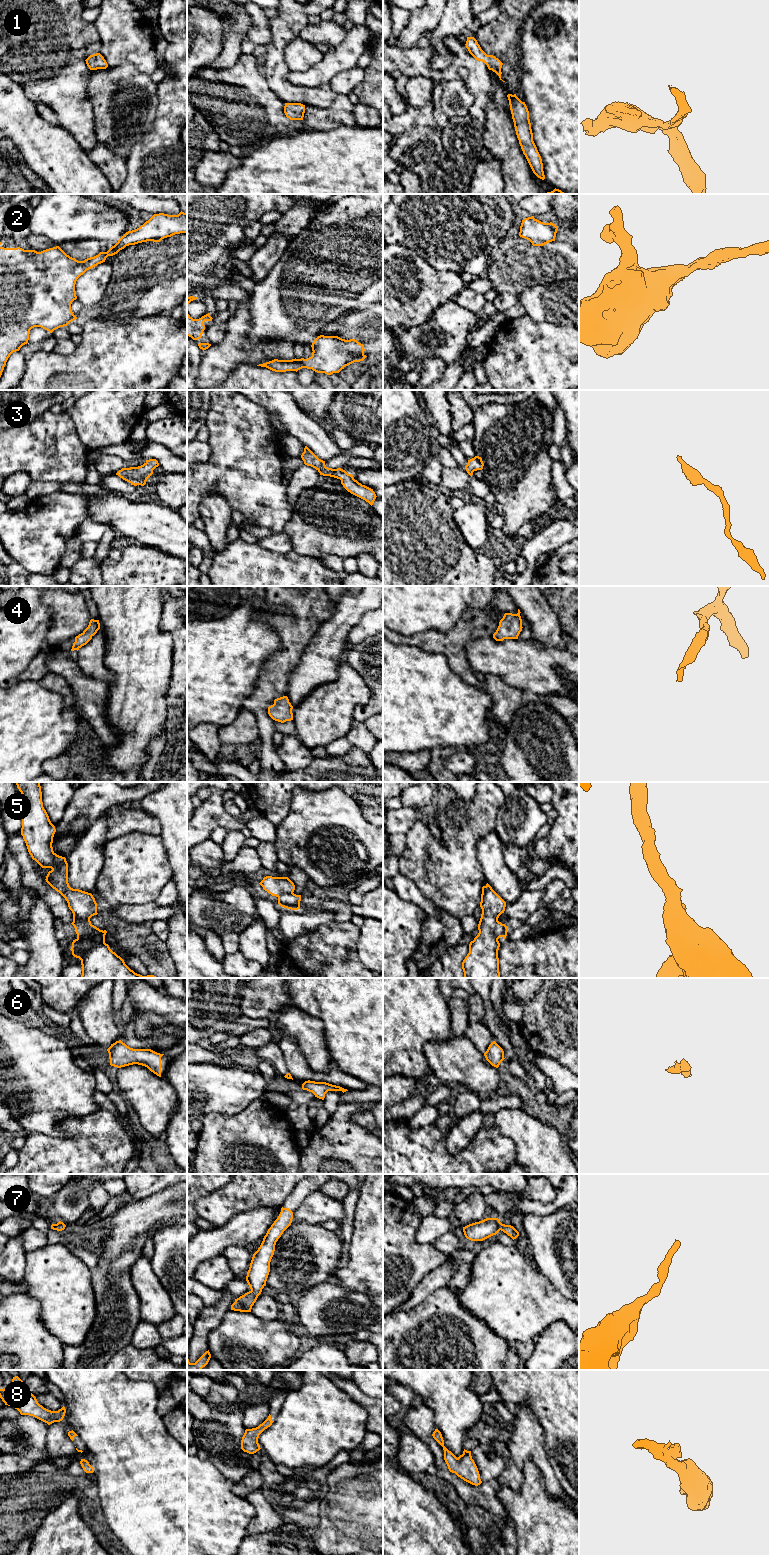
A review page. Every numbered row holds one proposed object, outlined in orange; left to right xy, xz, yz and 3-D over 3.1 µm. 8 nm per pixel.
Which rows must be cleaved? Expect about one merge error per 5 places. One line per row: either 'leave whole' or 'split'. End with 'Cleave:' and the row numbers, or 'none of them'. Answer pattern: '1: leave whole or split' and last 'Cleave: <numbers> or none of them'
1: leave whole
2: split
3: leave whole
4: leave whole
5: split
6: leave whole
7: leave whole
8: leave whole
Cleave: 2, 5

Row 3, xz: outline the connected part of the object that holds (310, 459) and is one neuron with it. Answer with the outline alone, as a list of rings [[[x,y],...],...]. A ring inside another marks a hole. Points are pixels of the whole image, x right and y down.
[[[307,446],[304,448],[304,452],[301,455],[304,464],[315,468],[320,475],[330,476],[341,480],[343,487],[351,494],[365,500],[371,506],[373,505],[376,494],[373,489],[362,485],[354,479],[353,475],[348,474],[341,468],[332,469],[325,465],[325,461],[319,459]]]

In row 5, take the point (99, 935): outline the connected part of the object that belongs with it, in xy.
[[[90,924],[86,928],[86,933],[87,933],[87,935],[93,937],[94,940],[97,942],[105,942],[105,935],[106,935],[107,931],[100,930],[96,926]]]

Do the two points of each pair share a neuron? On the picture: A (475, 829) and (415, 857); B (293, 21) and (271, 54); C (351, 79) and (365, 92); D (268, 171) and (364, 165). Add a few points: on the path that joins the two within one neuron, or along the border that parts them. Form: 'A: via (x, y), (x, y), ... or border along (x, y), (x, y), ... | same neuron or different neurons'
A: via (460, 843), (441, 862), (430, 862) | same neuron
B: via (285, 29), (276, 46) | same neuron
C: border along (364, 69), (364, 78), (352, 91) | different neurons
D: via (292, 171), (340, 171) | same neuron

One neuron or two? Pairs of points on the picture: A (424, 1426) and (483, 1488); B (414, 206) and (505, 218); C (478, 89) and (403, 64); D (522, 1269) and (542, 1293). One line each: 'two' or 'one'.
A: one
B: one
C: one
D: one

